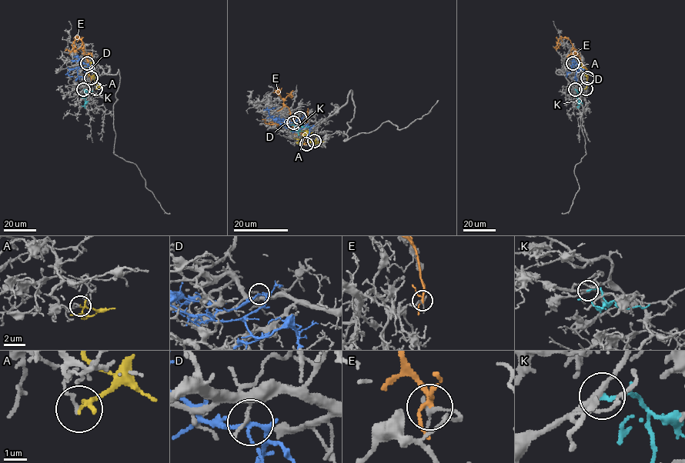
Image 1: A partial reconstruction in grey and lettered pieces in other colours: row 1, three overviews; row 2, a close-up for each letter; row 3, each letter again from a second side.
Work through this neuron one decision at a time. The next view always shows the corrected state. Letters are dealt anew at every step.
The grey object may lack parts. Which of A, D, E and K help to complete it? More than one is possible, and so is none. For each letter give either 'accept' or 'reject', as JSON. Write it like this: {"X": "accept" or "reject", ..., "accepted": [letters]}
{"A": "reject", "D": "reject", "E": "reject", "K": "reject", "accepted": []}

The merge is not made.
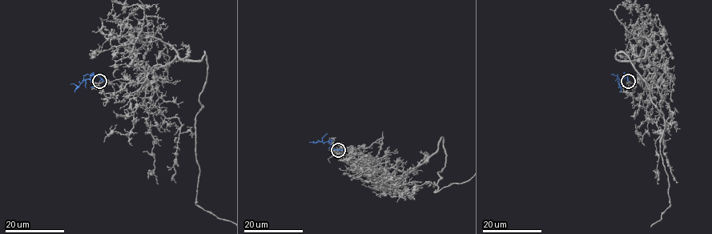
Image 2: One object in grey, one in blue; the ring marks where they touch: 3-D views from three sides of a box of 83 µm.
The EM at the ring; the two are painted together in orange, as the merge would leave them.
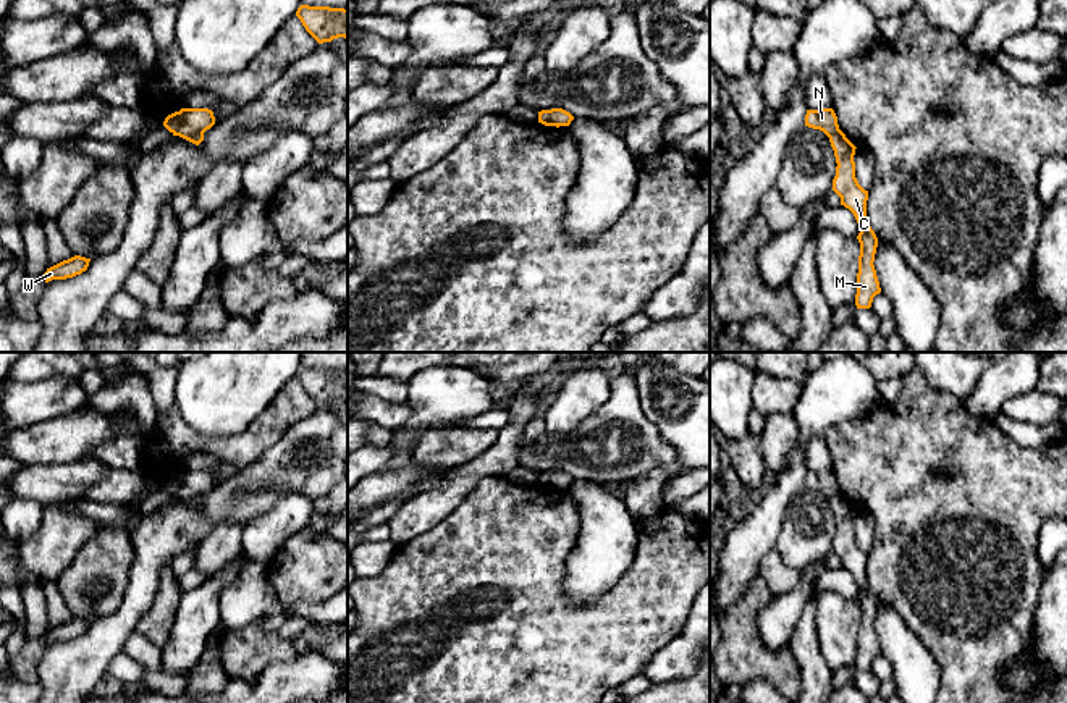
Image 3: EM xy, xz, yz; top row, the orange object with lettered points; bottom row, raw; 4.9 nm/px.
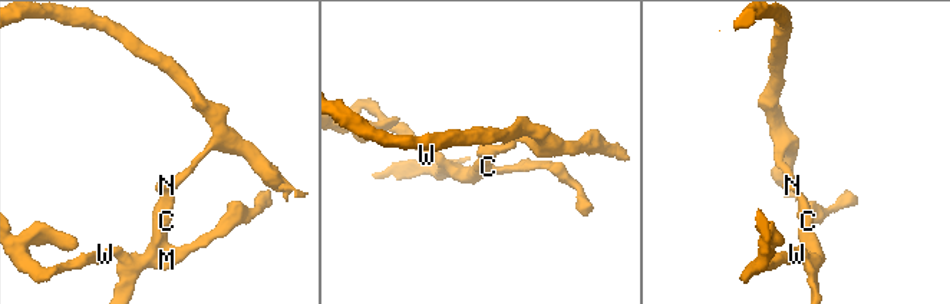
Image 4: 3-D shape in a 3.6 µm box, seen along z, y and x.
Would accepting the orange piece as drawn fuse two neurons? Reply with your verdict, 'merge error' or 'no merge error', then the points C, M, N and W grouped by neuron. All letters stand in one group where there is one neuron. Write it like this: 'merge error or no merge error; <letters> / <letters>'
merge error; C M W / N

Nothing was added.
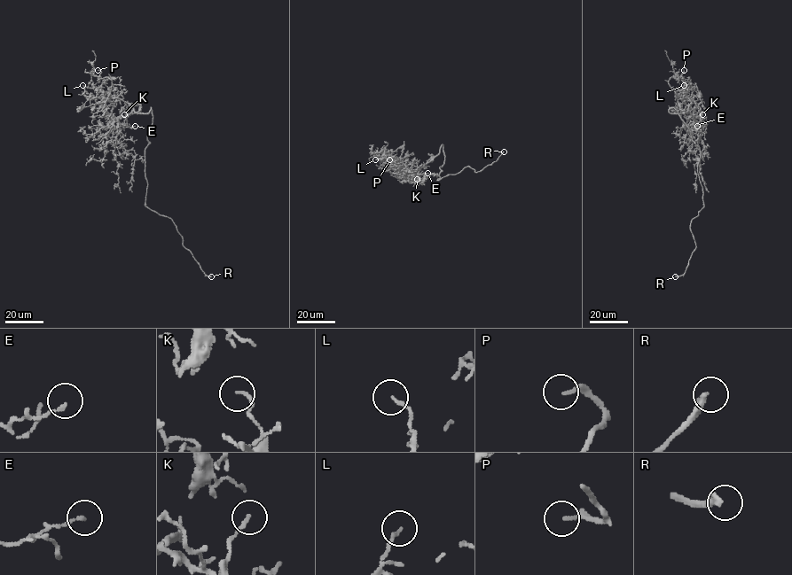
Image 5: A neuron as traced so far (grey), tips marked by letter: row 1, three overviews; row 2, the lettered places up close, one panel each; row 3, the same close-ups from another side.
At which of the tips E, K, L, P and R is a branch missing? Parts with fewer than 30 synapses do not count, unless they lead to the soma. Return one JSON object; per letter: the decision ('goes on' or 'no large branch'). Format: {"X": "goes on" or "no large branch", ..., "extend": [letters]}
{"E": "no large branch", "K": "no large branch", "L": "no large branch", "P": "goes on", "R": "goes on", "extend": ["P", "R"]}

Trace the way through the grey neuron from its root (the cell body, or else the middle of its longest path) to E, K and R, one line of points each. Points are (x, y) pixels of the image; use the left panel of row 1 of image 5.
E: (132, 150), (126, 151), (120, 143), (118, 120), (126, 117), (126, 127), (135, 126)
K: (132, 150), (126, 151), (119, 142), (121, 136), (118, 120), (125, 118), (124, 114)
R: (132, 150), (136, 159), (145, 161), (147, 182), (145, 205), (172, 220), (183, 244), (204, 273), (211, 276)

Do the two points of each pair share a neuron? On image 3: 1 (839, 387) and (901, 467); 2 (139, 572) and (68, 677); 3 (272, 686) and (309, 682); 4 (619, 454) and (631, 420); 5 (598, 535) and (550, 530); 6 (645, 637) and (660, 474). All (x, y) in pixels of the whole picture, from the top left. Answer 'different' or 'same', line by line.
1: different
2: same
3: same
4: same
5: different
6: different

